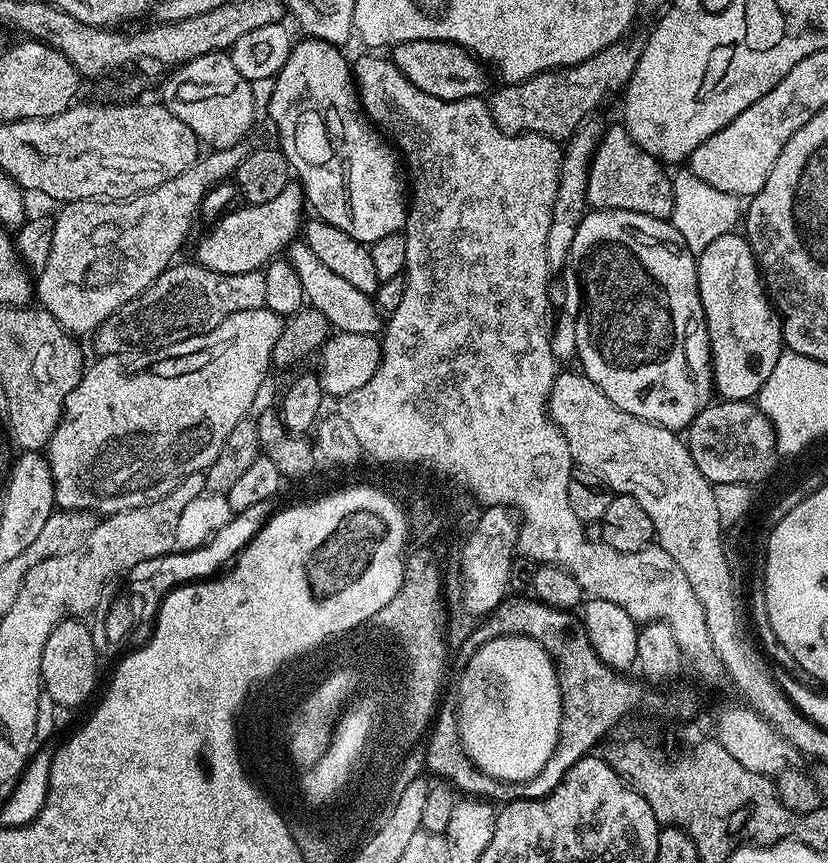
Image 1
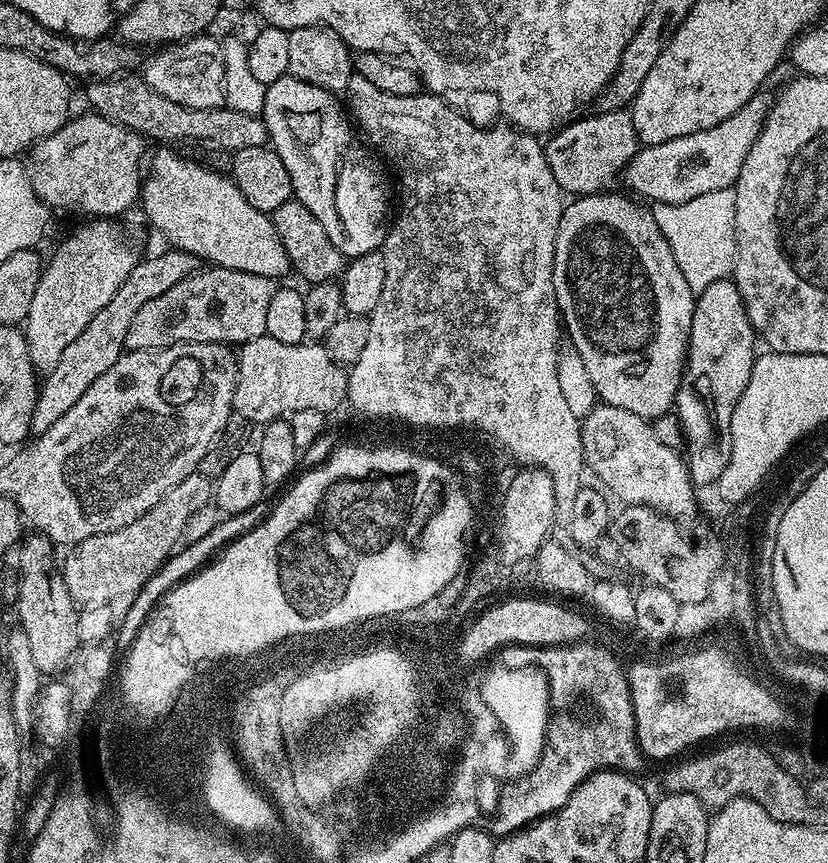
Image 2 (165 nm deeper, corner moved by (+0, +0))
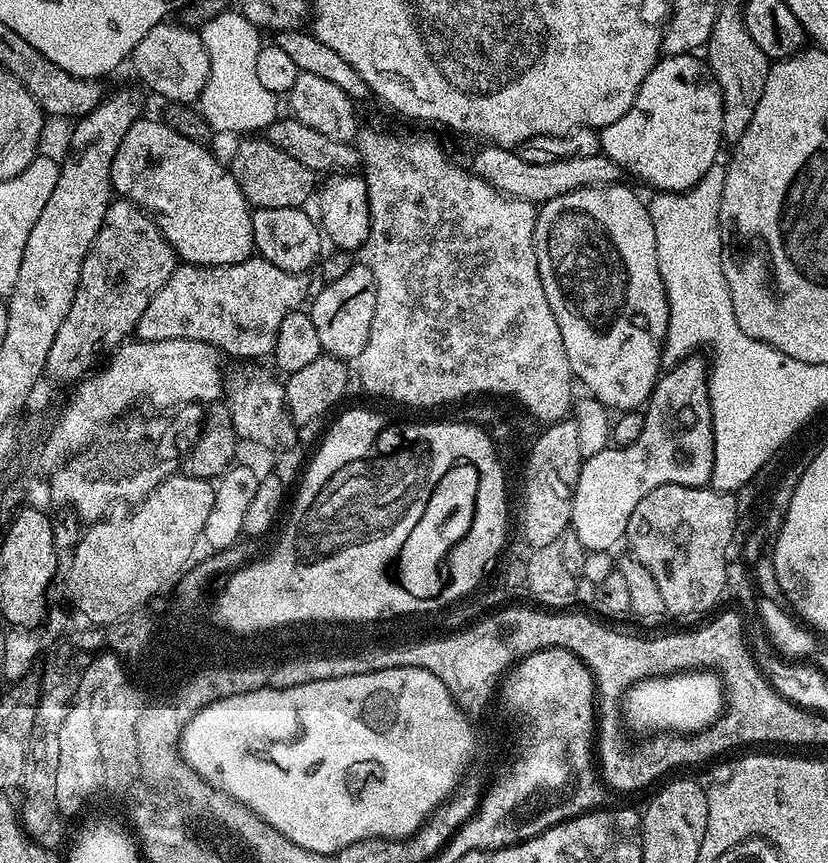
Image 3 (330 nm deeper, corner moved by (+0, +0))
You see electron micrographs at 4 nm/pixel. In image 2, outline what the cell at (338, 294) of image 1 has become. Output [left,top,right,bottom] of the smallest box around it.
[138,146,290,281]

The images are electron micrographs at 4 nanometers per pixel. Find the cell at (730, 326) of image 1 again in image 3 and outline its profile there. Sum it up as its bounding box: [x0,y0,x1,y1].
[570,354,716,553]

